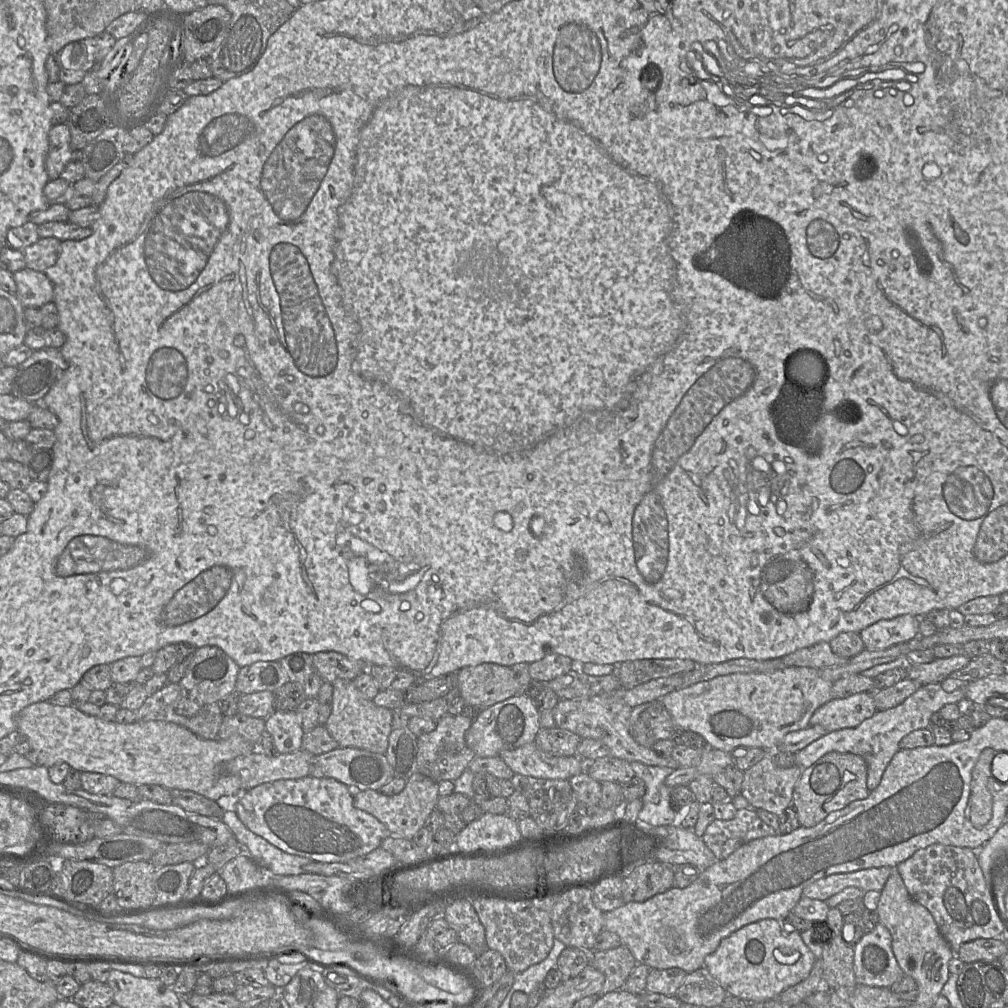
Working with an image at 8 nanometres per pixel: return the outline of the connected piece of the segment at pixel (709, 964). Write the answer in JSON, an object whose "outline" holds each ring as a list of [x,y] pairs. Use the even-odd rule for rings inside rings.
{"outline":[[[776,919],[748,924],[724,938],[717,949],[705,957],[704,967],[728,995],[748,1003],[776,999],[787,988],[804,981],[816,961],[800,933],[787,932]]]}

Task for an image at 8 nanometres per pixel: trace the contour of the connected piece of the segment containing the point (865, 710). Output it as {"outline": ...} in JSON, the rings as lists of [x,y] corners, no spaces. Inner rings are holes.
{"outline":[[[872,692],[833,698],[814,711],[810,725],[820,725],[827,732],[854,728],[871,718],[877,711]]]}

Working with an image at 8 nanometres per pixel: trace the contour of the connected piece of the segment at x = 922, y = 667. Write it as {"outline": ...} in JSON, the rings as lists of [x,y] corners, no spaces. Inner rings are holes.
{"outline":[[[960,654],[948,658],[934,659],[930,663],[914,665],[907,669],[907,678],[918,681],[922,686],[941,683],[951,673],[964,668],[970,661]]]}

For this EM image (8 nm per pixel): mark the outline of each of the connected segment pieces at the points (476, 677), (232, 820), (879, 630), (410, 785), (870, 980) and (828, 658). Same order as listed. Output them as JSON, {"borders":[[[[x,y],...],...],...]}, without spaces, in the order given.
{"borders":[[[[495,663],[463,667],[455,678],[465,705],[479,711],[522,692],[511,667]]],[[[222,796],[217,800],[225,811],[221,821],[231,830],[243,852],[266,872],[266,880],[305,873],[305,867],[314,861],[286,853],[250,831],[236,814],[238,800],[239,796]]],[[[904,614],[893,619],[880,620],[859,634],[868,651],[879,651],[918,637],[919,617]]],[[[417,771],[407,780],[400,793],[387,796],[378,790],[354,791],[353,804],[355,808],[371,814],[383,823],[389,836],[412,840],[413,836],[424,827],[427,818],[436,808],[440,798],[438,790],[438,782]]],[[[879,923],[854,946],[855,982],[871,987],[889,988],[905,974],[892,951],[889,930]]],[[[820,642],[813,646],[799,649],[781,657],[781,659],[788,667],[812,668],[843,665],[850,660],[833,653],[829,642]]]]}

